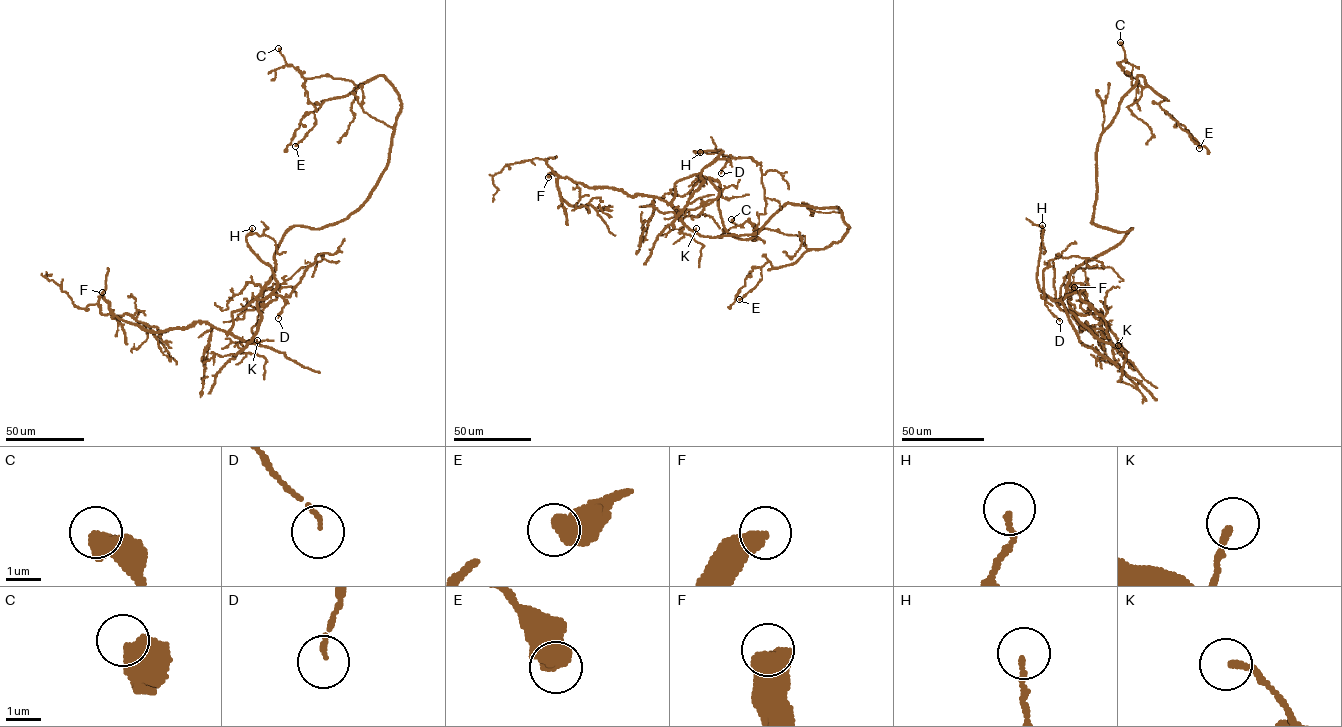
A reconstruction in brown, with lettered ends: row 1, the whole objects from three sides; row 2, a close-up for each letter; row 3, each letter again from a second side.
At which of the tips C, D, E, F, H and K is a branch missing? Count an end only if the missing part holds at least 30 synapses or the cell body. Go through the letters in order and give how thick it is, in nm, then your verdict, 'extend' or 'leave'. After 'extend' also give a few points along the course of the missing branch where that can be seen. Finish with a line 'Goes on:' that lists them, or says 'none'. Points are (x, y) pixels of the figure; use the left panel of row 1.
C: calibre 600 nm; leave
D: calibre 110 nm; leave
E: calibre 600 nm; leave
F: calibre 480 nm; extend
H: calibre 150 nm; leave
K: calibre 190 nm; leave
Goes on: F

